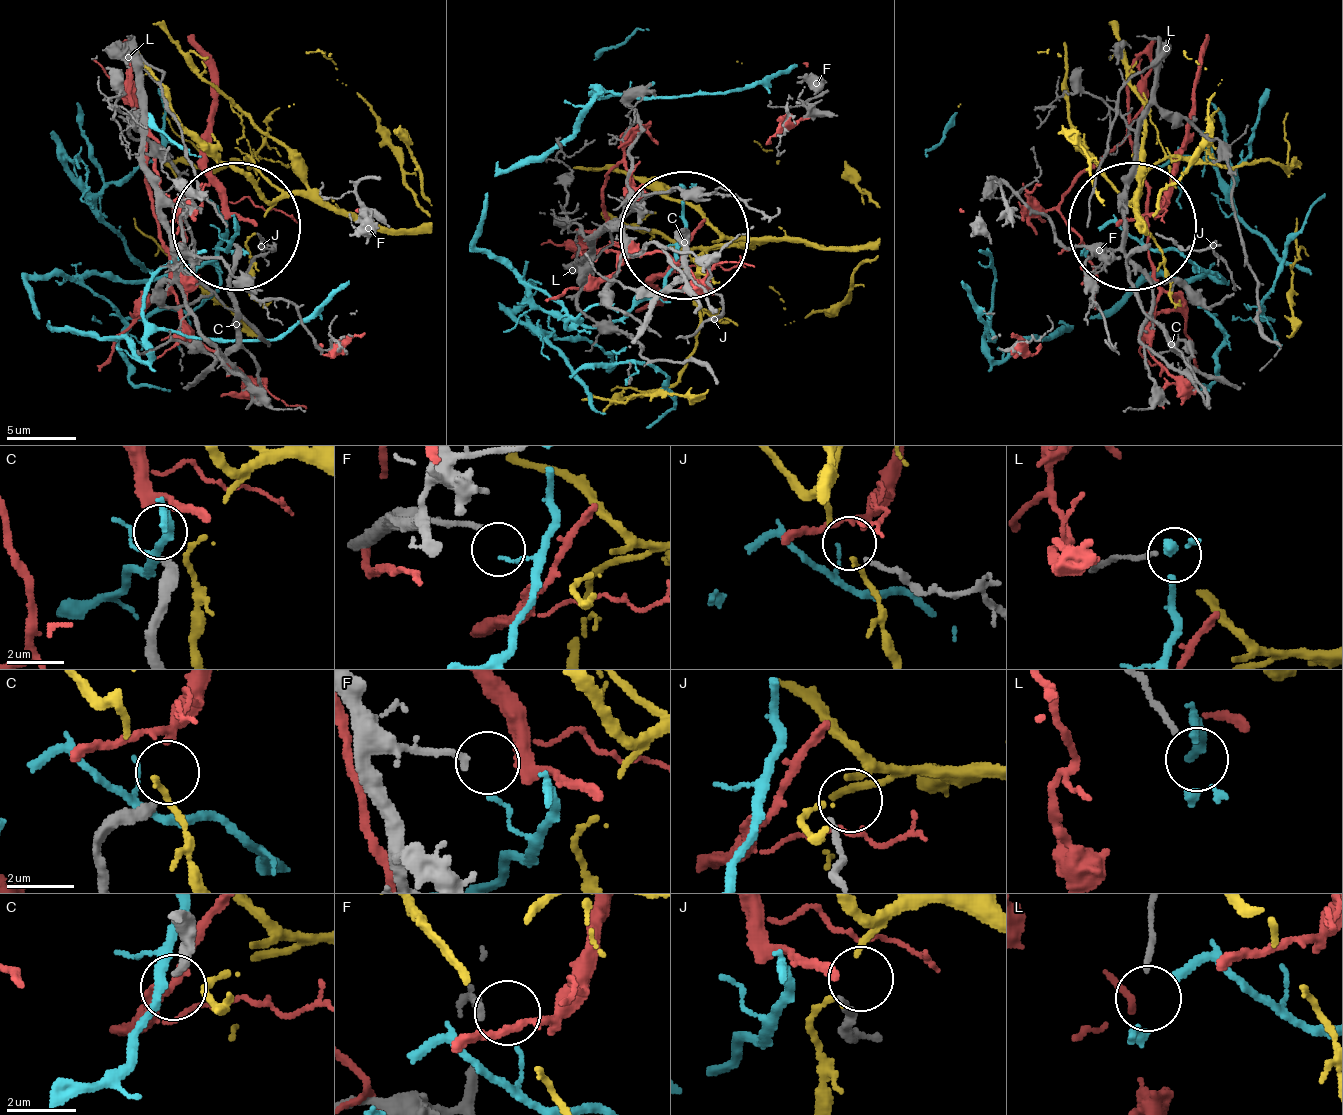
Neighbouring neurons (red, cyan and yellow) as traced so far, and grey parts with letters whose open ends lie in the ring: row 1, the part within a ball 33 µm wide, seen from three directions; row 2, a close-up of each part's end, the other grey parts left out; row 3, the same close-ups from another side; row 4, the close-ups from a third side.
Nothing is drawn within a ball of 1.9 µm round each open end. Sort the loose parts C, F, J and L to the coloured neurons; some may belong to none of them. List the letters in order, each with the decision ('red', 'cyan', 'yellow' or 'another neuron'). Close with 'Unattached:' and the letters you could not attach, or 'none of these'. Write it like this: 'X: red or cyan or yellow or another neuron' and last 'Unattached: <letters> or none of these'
C: red
F: another neuron
J: yellow
L: another neuron
Unattached: F, L

